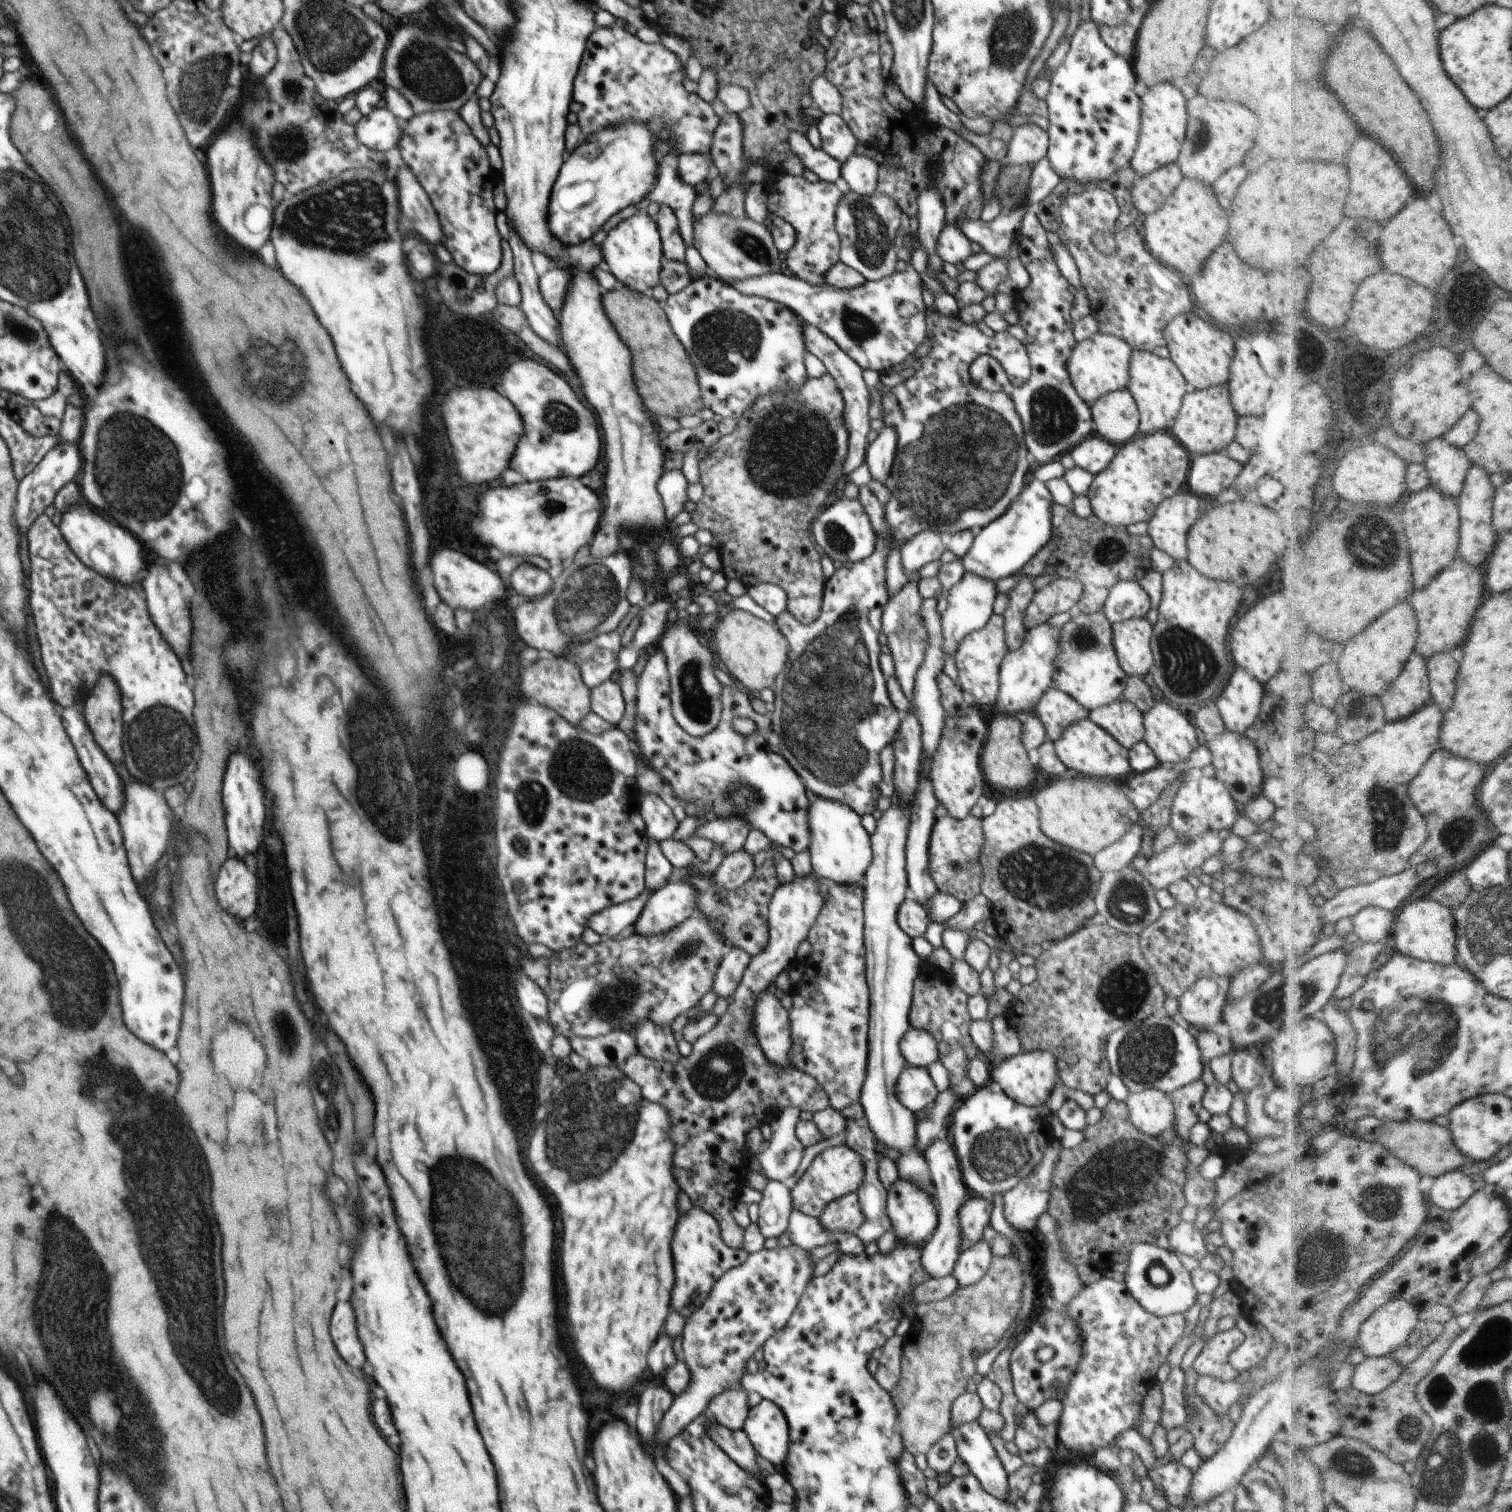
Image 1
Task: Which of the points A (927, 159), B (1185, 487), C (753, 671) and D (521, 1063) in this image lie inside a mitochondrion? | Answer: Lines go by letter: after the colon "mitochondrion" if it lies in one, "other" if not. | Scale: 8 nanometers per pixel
A: mitochondrion
B: other
C: other
D: mitochondrion

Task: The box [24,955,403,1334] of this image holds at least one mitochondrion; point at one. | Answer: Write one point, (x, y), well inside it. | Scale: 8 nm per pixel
(71, 1276)

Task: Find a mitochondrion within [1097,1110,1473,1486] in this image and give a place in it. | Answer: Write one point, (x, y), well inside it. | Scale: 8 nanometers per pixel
(1336, 1235)

